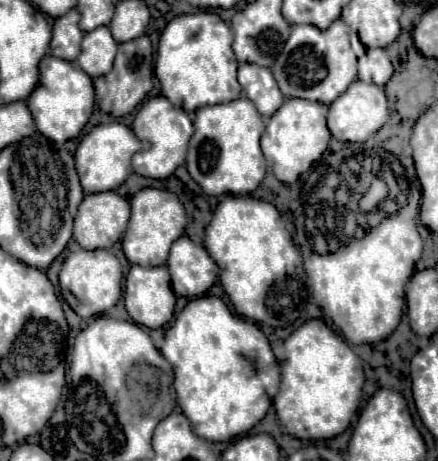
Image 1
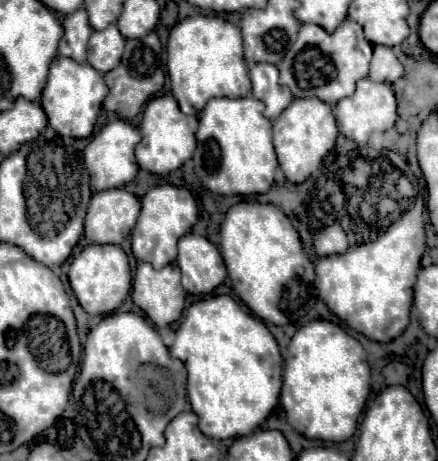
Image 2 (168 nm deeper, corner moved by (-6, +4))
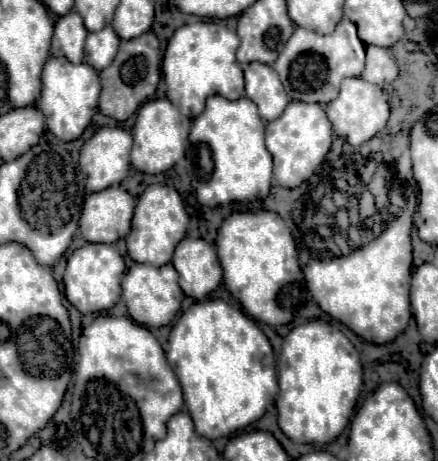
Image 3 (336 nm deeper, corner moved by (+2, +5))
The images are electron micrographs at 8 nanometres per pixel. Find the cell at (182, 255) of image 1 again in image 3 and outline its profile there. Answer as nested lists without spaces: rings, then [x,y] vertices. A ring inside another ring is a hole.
[[[184,237],[174,251],[172,265],[180,275],[180,289],[196,301],[206,299],[222,281],[216,247],[204,239]]]

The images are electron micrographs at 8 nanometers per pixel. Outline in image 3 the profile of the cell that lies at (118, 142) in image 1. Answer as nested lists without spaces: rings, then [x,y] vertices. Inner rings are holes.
[[[102,127],[98,129],[82,147],[80,151],[80,171],[86,175],[86,191],[94,193],[106,189],[114,183],[120,183],[130,171],[130,149],[132,149],[132,135],[122,127]]]

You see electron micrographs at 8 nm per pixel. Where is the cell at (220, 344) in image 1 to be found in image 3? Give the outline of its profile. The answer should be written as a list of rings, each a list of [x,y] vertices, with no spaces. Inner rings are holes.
[[[222,299],[194,303],[177,318],[170,331],[168,345],[168,363],[182,385],[184,401],[190,411],[190,417],[194,419],[198,435],[214,441],[234,431],[240,431],[258,421],[266,413],[268,405],[274,403],[274,397],[278,393],[278,379],[272,345],[268,337],[260,331],[258,323],[240,309],[232,307],[230,303]]]

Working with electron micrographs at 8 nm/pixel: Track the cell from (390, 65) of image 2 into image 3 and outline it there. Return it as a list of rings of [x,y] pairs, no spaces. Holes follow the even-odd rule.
[[[368,45],[366,47],[366,69],[362,73],[362,79],[378,87],[386,87],[396,79],[396,75],[398,75],[398,67],[396,67],[394,57],[388,53],[388,49]]]

